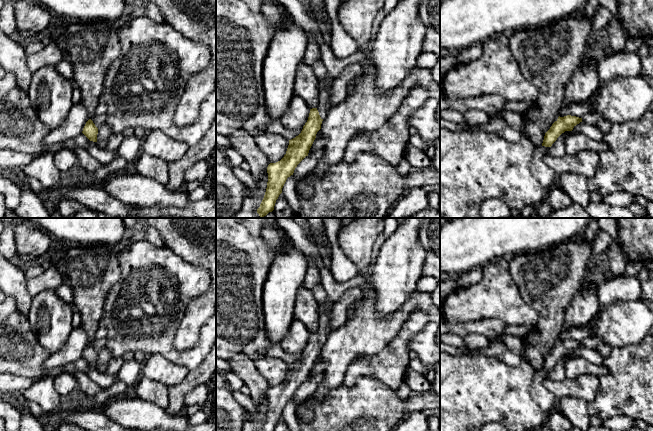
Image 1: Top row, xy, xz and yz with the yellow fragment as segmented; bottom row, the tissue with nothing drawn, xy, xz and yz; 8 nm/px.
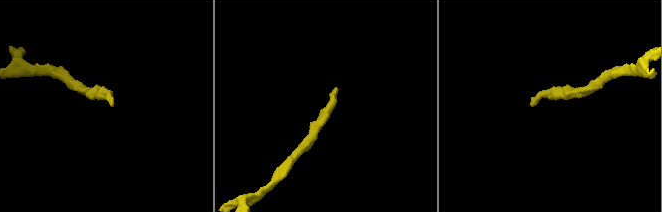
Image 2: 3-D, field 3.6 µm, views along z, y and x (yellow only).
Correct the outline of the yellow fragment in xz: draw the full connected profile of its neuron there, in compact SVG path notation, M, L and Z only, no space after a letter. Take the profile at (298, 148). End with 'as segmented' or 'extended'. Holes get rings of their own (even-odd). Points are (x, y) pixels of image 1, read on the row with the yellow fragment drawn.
M328 74L328 86L323 80L319 80L319 104L316 108L310 109L309 117L301 133L289 140L289 145L284 157L276 162L270 163L267 167L268 182L264 198L257 209L261 218L274 210L276 200L282 193L282 188L288 177L293 175L297 165L308 156L309 150L316 138L317 132L321 129L321 124L326 118L330 109L329 98L333 77Z | extended

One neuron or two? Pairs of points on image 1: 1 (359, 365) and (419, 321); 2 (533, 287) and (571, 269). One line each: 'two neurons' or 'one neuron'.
1: one neuron
2: one neuron

